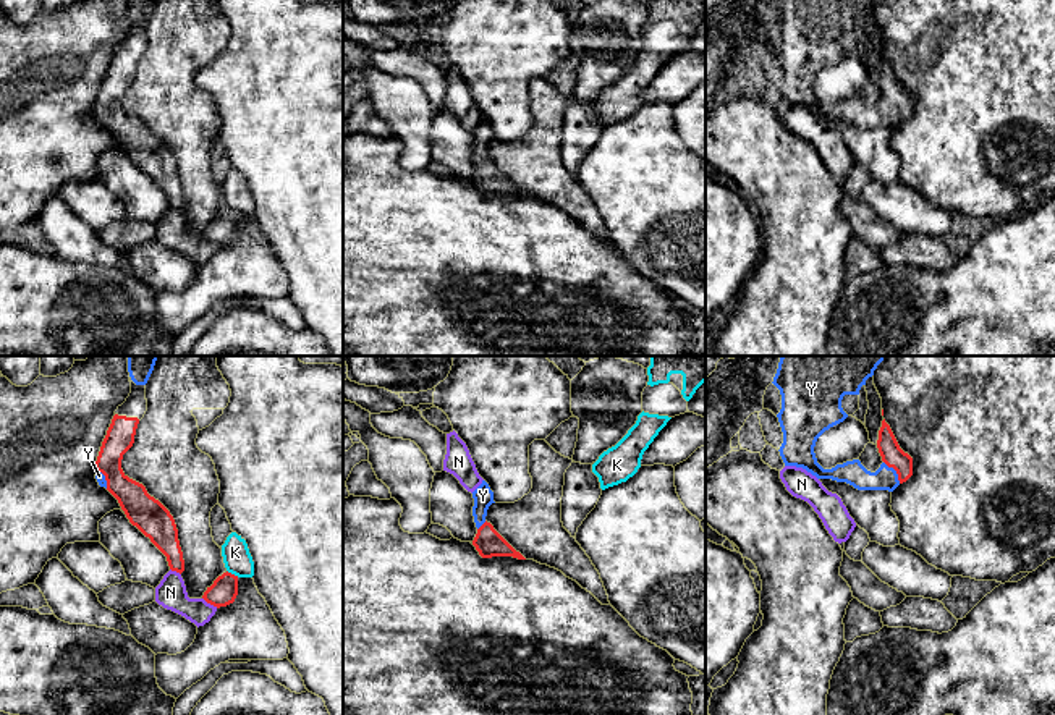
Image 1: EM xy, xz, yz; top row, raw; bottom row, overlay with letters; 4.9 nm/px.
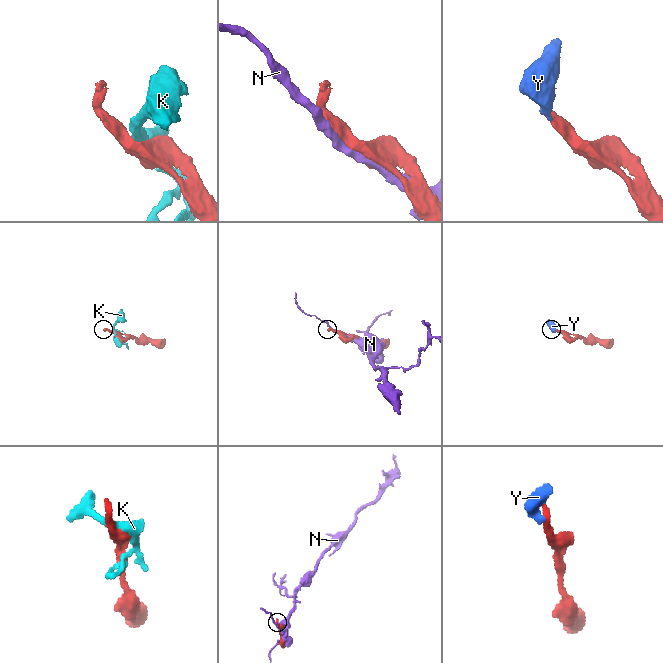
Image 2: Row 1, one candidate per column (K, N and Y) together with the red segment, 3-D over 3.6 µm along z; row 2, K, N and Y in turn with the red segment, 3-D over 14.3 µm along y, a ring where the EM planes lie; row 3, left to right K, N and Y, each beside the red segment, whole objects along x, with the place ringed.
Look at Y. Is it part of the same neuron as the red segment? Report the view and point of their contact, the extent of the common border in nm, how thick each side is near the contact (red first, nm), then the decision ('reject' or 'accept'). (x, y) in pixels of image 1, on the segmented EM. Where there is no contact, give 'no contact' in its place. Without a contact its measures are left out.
contact yz (895, 469); length 140 nm; calibres 110 and 120 nm; accept

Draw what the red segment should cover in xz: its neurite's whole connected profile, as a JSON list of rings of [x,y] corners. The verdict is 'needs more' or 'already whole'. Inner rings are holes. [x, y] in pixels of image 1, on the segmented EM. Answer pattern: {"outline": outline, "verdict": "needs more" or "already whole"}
{"outline": [[[487,521],[477,529],[472,545],[482,558],[513,556],[518,560],[526,560]]], "verdict": "already whole"}

